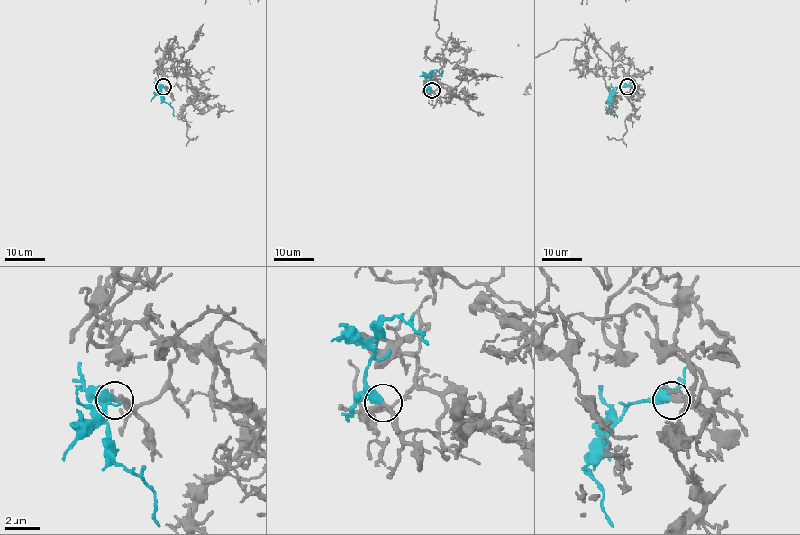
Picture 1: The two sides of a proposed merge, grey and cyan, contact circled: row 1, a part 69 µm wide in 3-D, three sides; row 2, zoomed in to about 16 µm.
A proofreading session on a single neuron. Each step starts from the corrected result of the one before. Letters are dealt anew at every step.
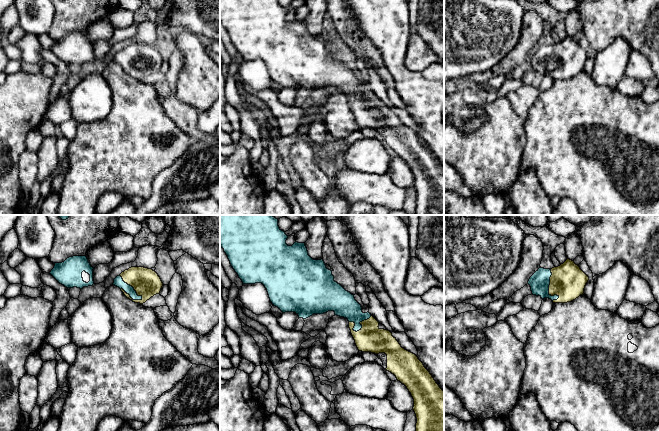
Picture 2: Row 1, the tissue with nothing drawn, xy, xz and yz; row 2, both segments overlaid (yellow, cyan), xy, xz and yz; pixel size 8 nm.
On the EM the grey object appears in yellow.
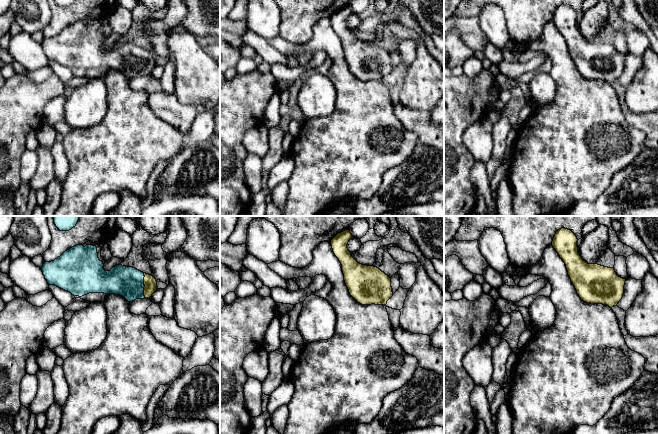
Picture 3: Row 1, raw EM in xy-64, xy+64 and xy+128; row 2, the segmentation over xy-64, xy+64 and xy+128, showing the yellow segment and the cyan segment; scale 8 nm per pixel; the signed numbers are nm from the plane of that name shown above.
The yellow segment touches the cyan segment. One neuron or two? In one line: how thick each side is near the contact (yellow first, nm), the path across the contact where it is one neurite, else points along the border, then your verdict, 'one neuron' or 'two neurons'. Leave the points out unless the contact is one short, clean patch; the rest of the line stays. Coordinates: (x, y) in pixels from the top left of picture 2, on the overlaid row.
220/80 nm | across xy (146, 282), (132, 286), (124, 281), (118, 281) | one neuron

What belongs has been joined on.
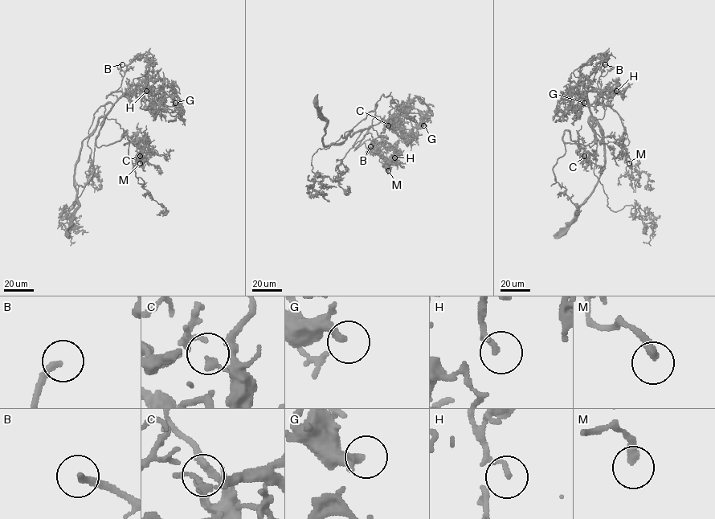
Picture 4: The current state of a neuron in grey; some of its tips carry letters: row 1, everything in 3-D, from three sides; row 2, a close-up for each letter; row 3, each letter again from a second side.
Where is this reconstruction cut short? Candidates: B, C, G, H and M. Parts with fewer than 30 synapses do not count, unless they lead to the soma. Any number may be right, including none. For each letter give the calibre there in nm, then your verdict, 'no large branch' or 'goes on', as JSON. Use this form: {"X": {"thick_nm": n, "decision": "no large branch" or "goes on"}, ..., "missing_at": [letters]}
{"B": {"thick_nm": 240, "decision": "goes on"}, "C": {"thick_nm": 160, "decision": "no large branch"}, "G": {"thick_nm": 220, "decision": "no large branch"}, "H": {"thick_nm": 160, "decision": "no large branch"}, "M": {"thick_nm": 320, "decision": "no large branch"}, "missing_at": ["B"]}

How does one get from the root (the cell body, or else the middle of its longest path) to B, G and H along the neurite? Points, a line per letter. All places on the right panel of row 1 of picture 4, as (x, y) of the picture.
B: (595, 138), (585, 96), (587, 91), (604, 91), (598, 89), (597, 81), (610, 70), (605, 64)
G: (595, 138), (585, 94), (577, 98), (567, 90), (582, 83), (586, 92), (582, 97), (584, 103)
H: (595, 138), (586, 93), (611, 98), (616, 91)

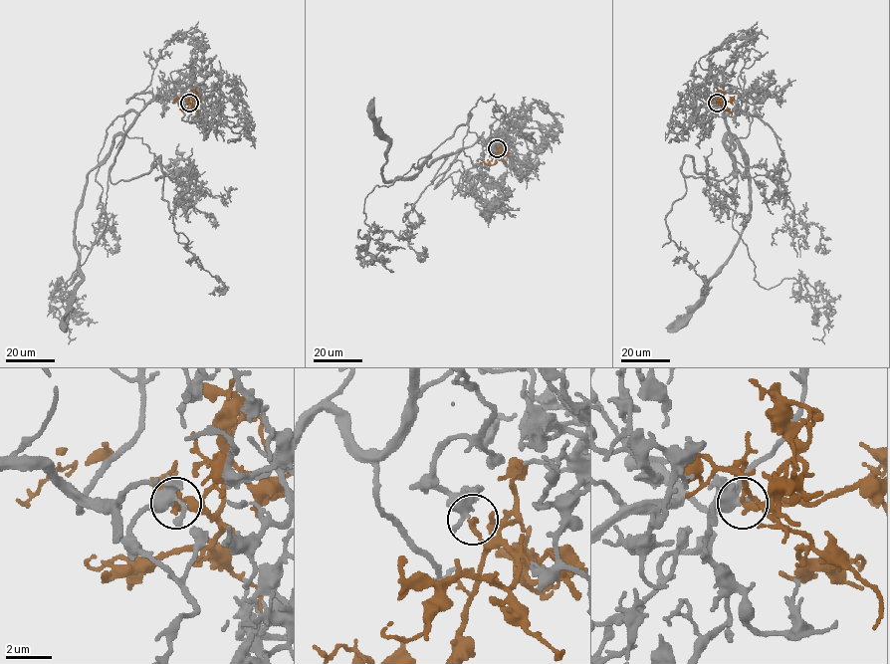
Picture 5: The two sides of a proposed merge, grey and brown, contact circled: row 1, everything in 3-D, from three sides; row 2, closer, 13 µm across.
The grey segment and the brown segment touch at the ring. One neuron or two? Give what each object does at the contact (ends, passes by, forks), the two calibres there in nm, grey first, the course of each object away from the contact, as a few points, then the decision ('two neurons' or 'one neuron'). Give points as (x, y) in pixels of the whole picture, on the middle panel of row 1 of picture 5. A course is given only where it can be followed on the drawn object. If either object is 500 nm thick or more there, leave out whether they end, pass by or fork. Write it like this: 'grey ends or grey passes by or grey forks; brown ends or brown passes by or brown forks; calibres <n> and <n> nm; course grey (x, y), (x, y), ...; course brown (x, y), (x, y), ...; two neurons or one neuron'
grey forks; brown ends; calibres 340 and 280 nm; course grey (497, 147), (491, 125), (486, 141), (376, 185), (360, 248), (380, 262), (383, 244); course brown (497, 148), (498, 155), (493, 164), (479, 161); one neuron

